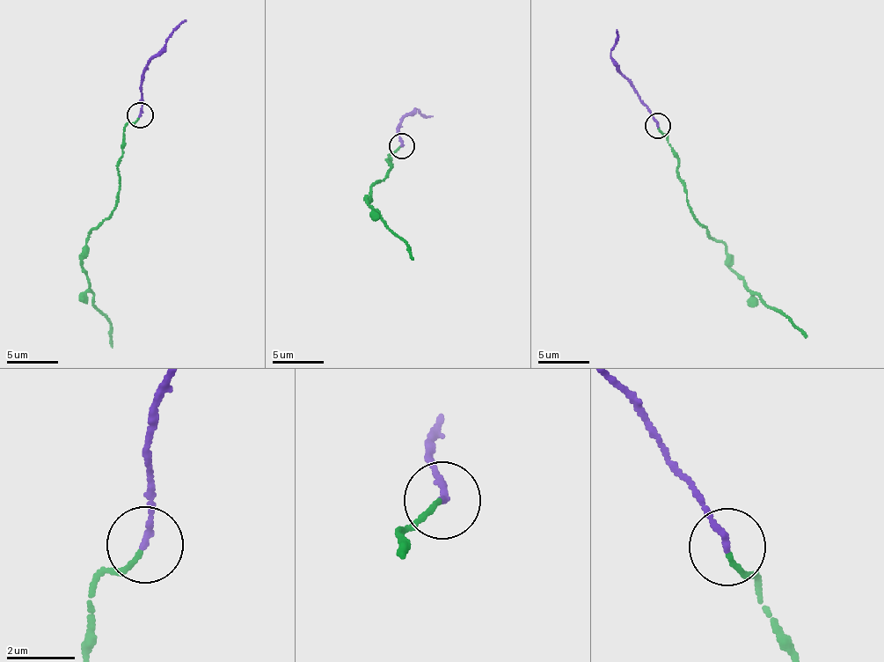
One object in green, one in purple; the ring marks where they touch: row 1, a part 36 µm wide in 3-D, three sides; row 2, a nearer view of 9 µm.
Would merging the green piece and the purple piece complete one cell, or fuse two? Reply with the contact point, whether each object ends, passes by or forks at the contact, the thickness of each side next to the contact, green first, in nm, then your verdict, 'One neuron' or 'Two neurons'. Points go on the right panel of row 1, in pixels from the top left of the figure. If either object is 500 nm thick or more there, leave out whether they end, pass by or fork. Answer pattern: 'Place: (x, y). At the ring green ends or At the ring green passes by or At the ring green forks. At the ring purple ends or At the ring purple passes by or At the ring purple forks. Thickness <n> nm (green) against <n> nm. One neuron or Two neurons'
Place: (658, 126). At the ring green ends. At the ring purple ends. Thickness 130 nm (green) against 190 nm. One neuron

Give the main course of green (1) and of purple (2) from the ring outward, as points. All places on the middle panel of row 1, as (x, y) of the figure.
1: (401, 145), (390, 156), (392, 168), (372, 187), (367, 197), (383, 224), (406, 244), (413, 259)
2: (401, 145), (398, 122), (414, 108), (432, 115)

